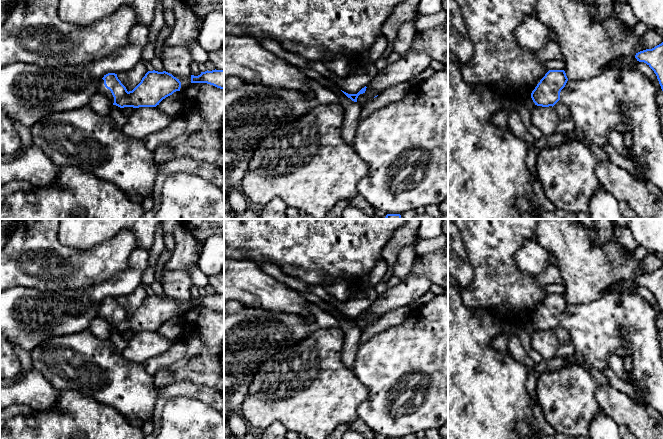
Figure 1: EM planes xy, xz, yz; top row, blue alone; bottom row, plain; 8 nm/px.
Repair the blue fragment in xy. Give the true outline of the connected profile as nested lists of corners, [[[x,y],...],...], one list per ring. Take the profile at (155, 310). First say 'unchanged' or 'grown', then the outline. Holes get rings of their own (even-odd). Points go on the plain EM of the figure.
grown; [[[148,295],[142,302],[141,306],[132,314],[127,315],[126,311],[118,303],[117,298],[108,297],[96,309],[97,316],[104,318],[112,327],[120,332],[124,331],[156,331],[166,321],[176,315],[180,315],[181,306],[172,298],[163,295]]]

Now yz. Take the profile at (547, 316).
unchanged; [[[549,294],[531,317],[535,329],[553,331],[560,324],[560,316],[567,305],[564,294]]]

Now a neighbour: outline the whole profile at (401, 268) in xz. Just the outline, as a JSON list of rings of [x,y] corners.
[[[417,240],[400,251],[396,262],[390,266],[391,275],[401,279],[405,279],[410,275],[411,268],[416,257],[416,253],[414,251],[416,243]]]

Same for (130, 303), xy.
[[[139,287],[130,295],[117,297],[117,301],[129,316],[141,306],[147,296],[146,291],[142,287]]]

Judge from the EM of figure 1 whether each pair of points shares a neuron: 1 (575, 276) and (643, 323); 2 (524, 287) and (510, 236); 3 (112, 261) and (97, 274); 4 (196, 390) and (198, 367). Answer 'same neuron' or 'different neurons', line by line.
1: different neurons
2: same neuron
3: same neuron
4: different neurons

